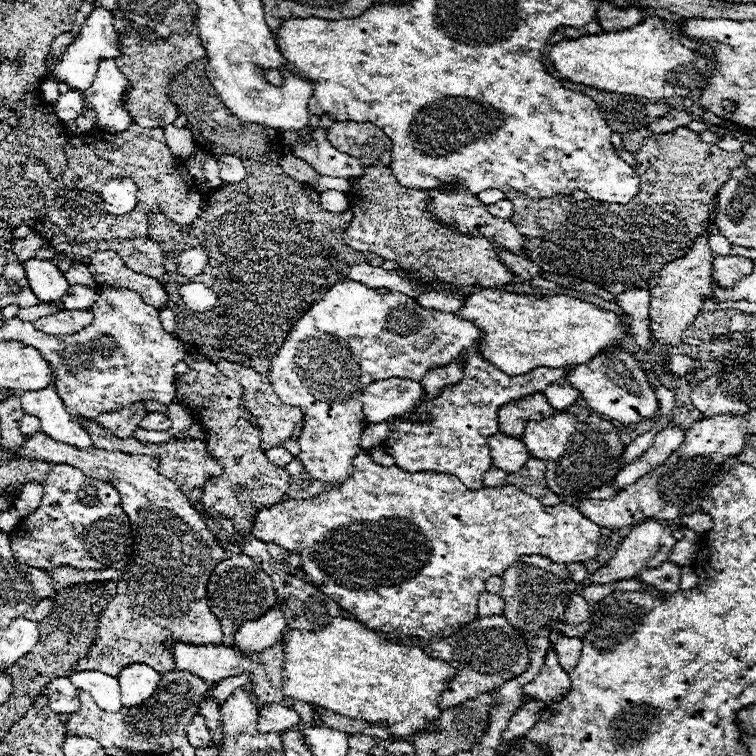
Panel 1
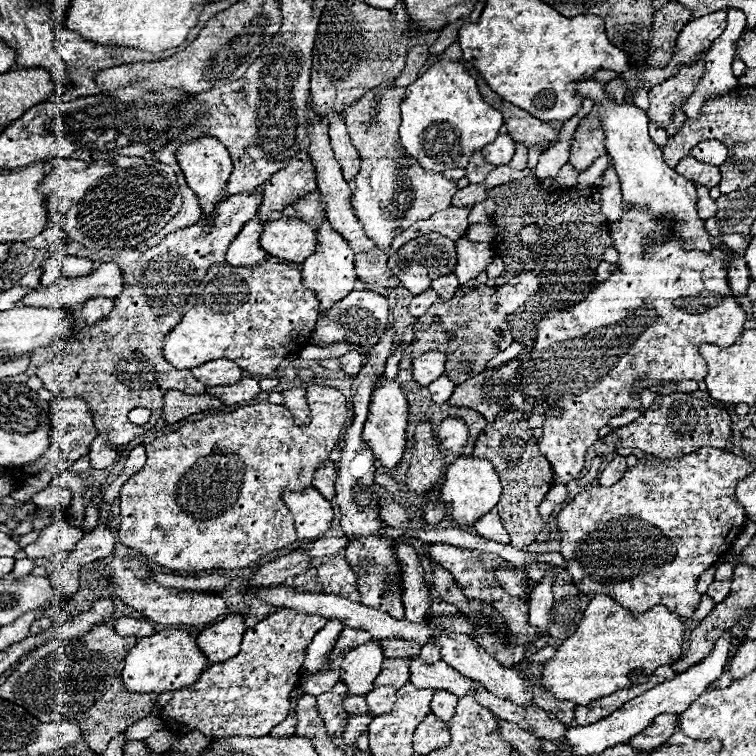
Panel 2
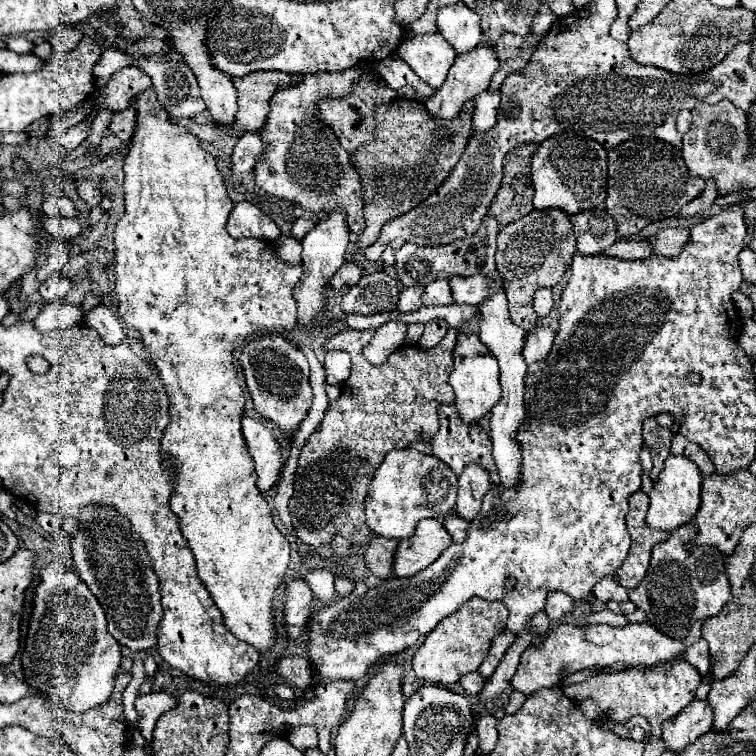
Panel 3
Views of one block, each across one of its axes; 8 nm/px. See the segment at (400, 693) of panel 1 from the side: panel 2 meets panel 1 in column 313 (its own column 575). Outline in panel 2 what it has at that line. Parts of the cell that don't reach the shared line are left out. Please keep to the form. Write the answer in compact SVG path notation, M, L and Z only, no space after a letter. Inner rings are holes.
M596 594L578 626L578 630L568 636L556 650L556 656L550 662L544 662L542 686L550 690L556 698L570 700L578 706L592 704L592 700L604 698L620 688L628 688L632 684L640 684L652 676L652 672L660 664L674 664L682 654L682 640L684 640L684 618L672 614L664 606L654 606L644 614L632 614L624 610L614 598L606 594Z

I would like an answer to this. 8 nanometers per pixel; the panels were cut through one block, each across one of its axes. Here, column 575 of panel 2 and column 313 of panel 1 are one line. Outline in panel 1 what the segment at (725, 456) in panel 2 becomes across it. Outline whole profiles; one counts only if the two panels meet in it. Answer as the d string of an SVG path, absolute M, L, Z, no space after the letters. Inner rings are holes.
M362 452L354 460L354 474L350 476L350 480L346 480L338 488L334 488L330 492L322 492L322 494L318 494L310 500L282 500L278 504L274 504L272 508L260 510L252 530L254 530L254 536L258 540L268 540L268 542L282 546L290 554L300 554L302 556L302 570L306 572L308 580L312 580L312 584L316 584L316 588L320 588L322 592L332 596L332 600L336 600L342 608L348 608L348 612L352 612L352 616L356 616L370 630L398 632L402 636L432 638L440 630L444 630L446 626L456 626L456 624L464 624L464 622L474 620L478 616L476 602L478 602L478 596L484 592L486 578L502 576L504 570L508 570L520 556L532 556L532 554L538 554L538 556L544 556L544 558L548 556L552 562L558 562L558 564L572 564L572 562L590 560L600 550L600 530L602 528L598 528L598 524L592 524L590 520L586 520L576 508L572 508L566 502L558 502L556 506L542 506L540 500L526 496L516 486L508 486L508 484L498 486L498 488L486 488L484 486L484 488L472 492L452 474L438 474L438 472L408 474L408 472L396 468L396 466L380 466L370 456L366 456Z

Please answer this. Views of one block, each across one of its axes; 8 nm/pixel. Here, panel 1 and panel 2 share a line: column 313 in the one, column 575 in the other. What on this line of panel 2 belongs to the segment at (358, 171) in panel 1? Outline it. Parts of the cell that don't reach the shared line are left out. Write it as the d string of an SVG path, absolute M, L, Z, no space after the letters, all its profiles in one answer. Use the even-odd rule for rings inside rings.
M596 106L594 110L578 124L576 132L574 132L574 140L572 140L572 148L570 148L570 162L574 164L576 170L586 170L600 154L604 154L606 148L604 148L604 132L600 128L600 120L598 120L598 114L596 114Z

